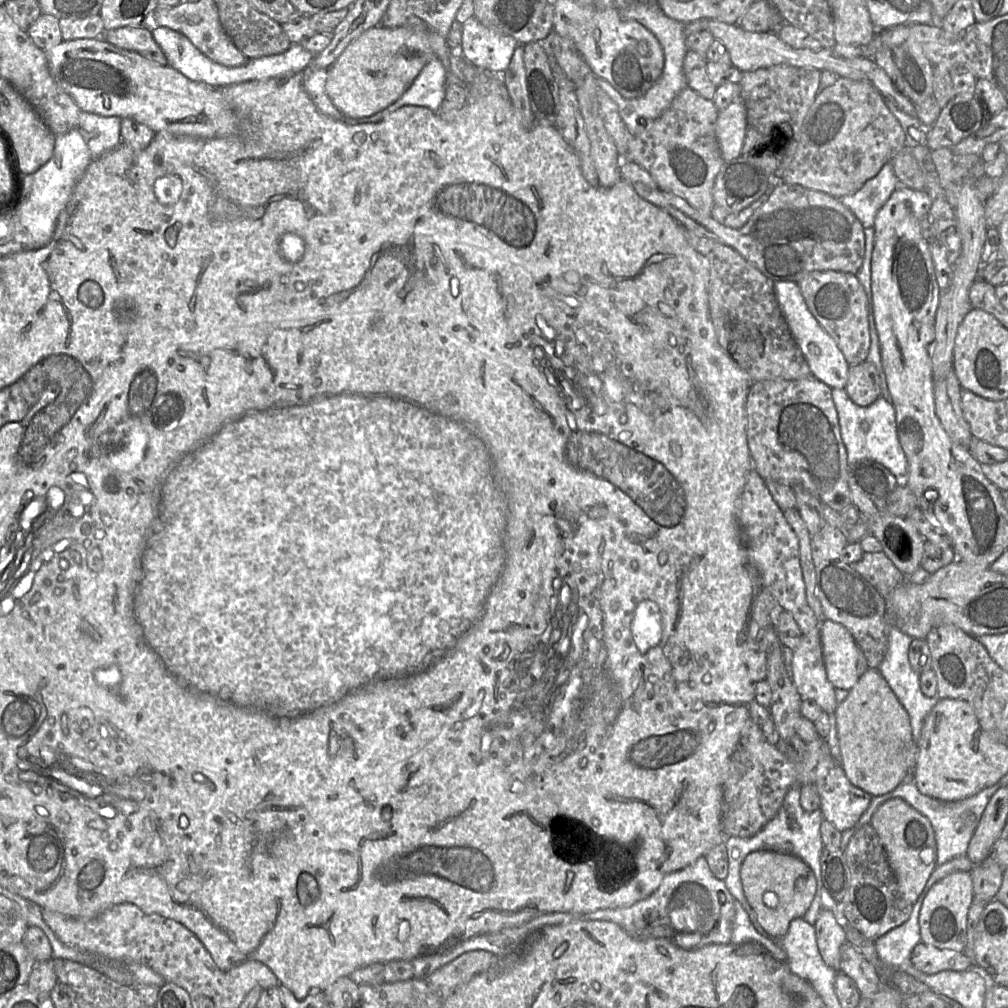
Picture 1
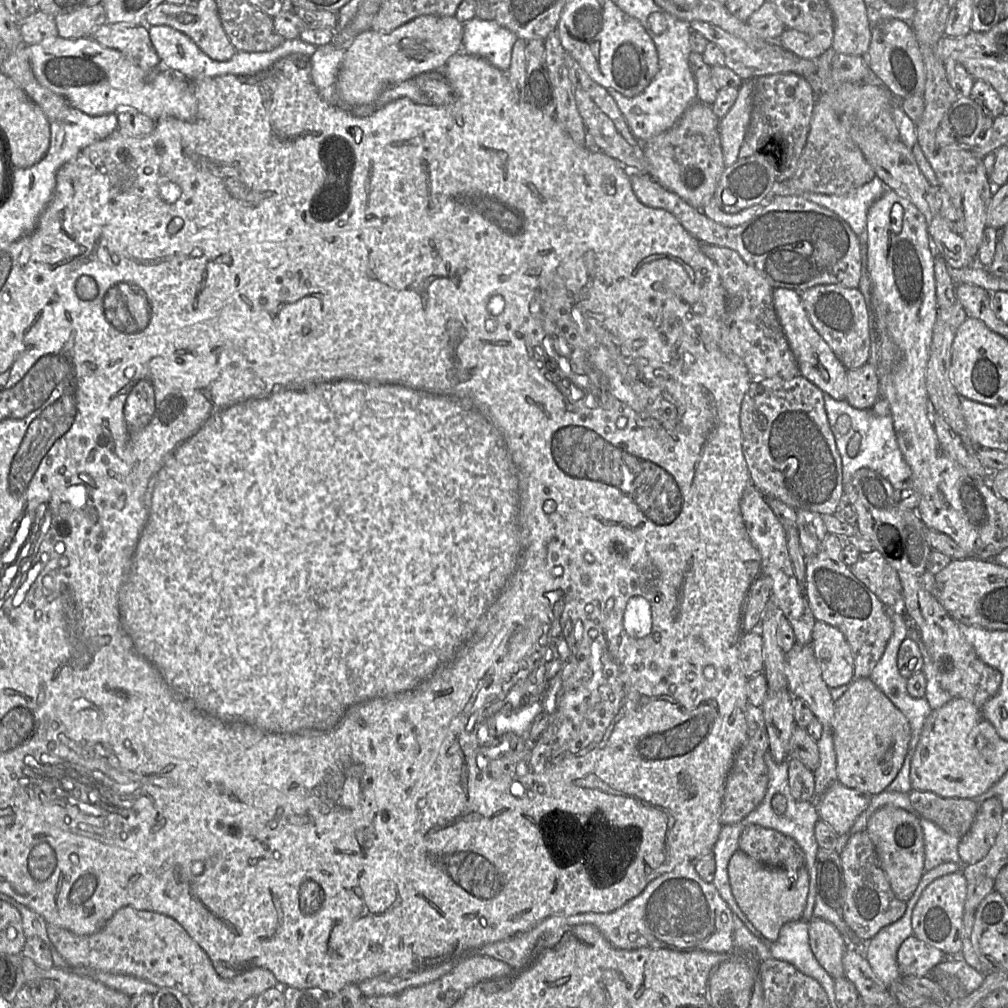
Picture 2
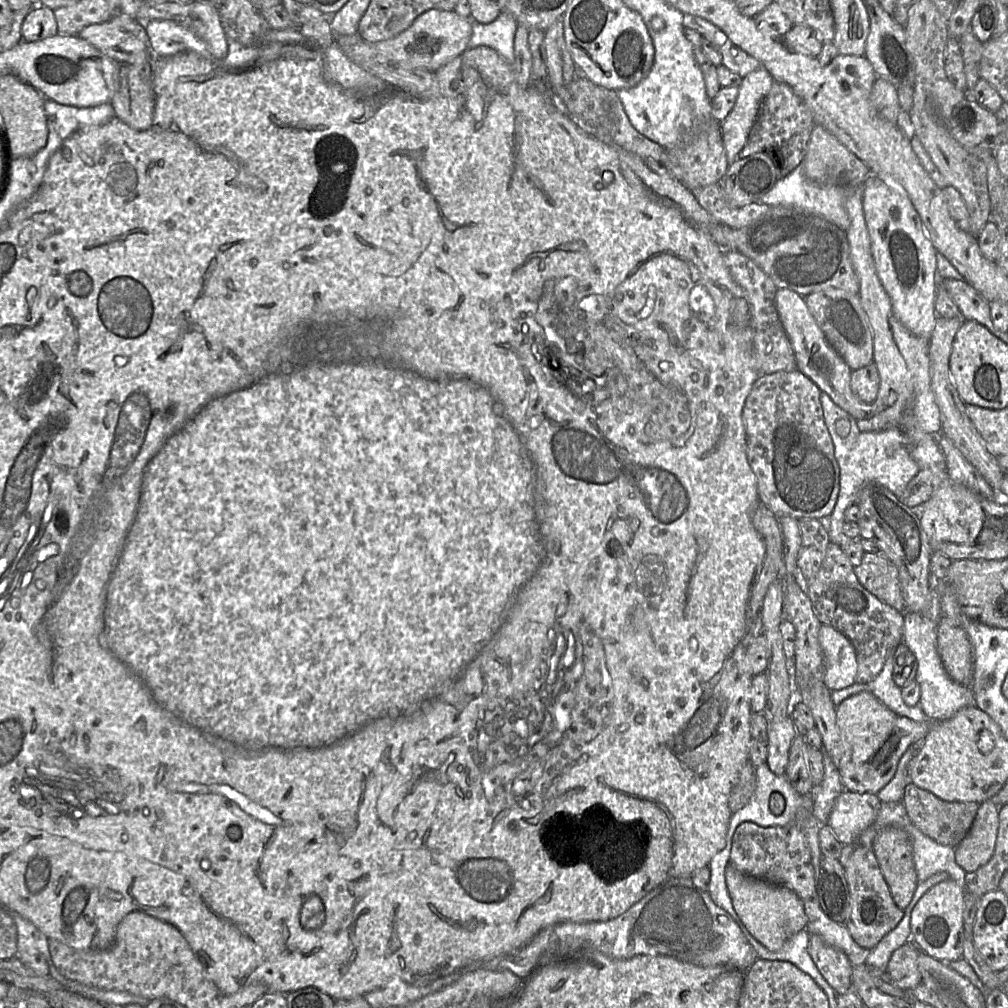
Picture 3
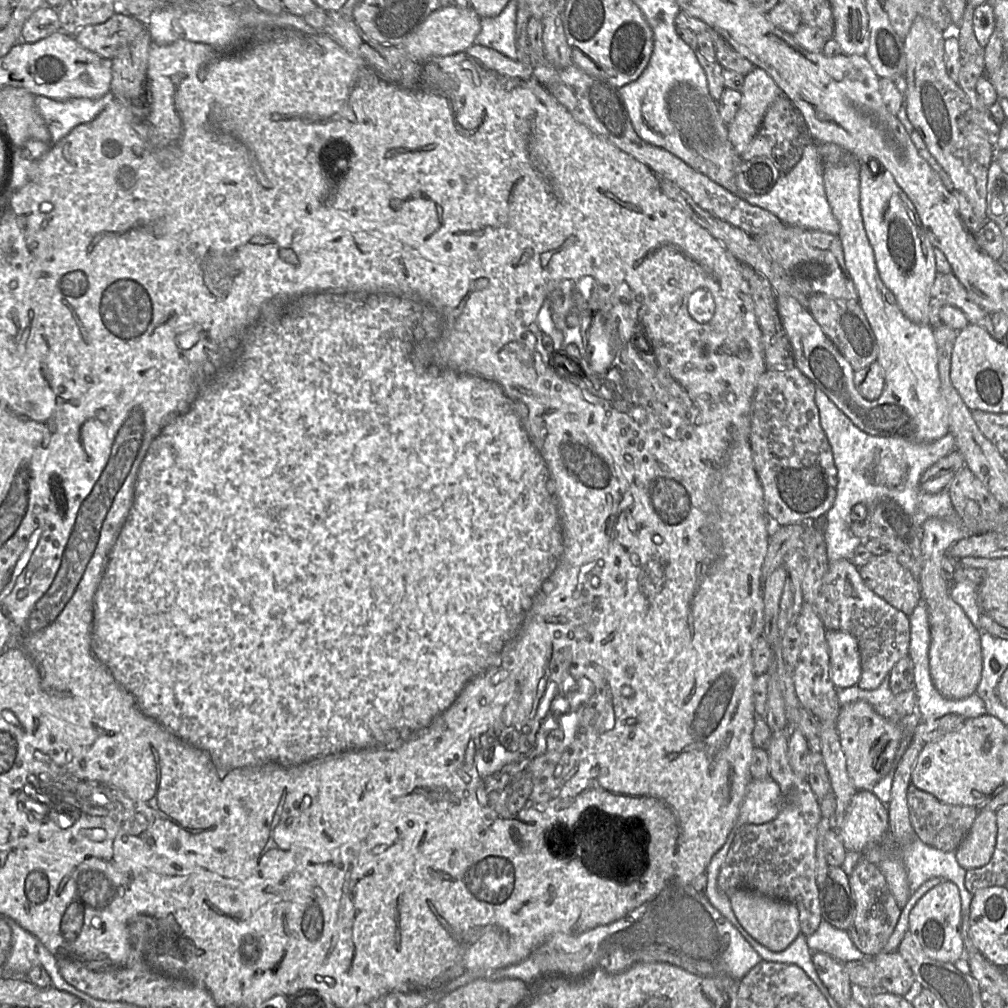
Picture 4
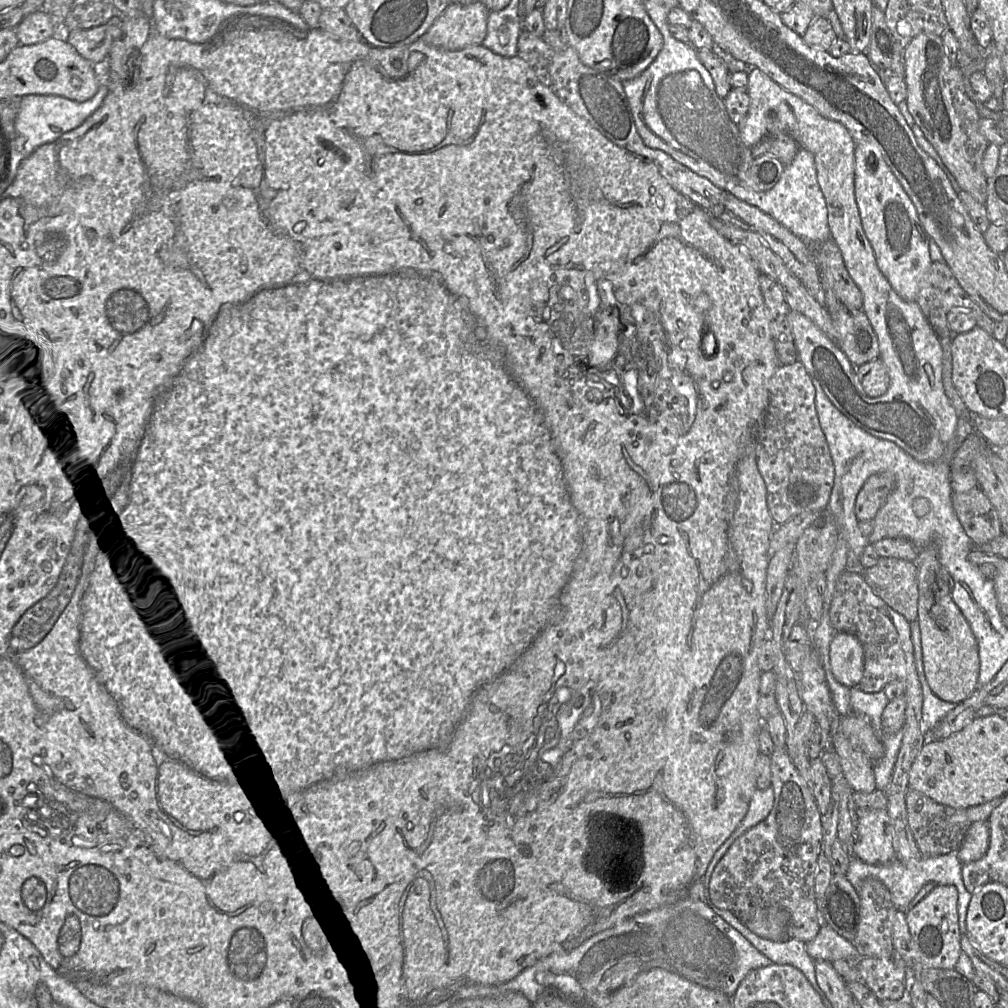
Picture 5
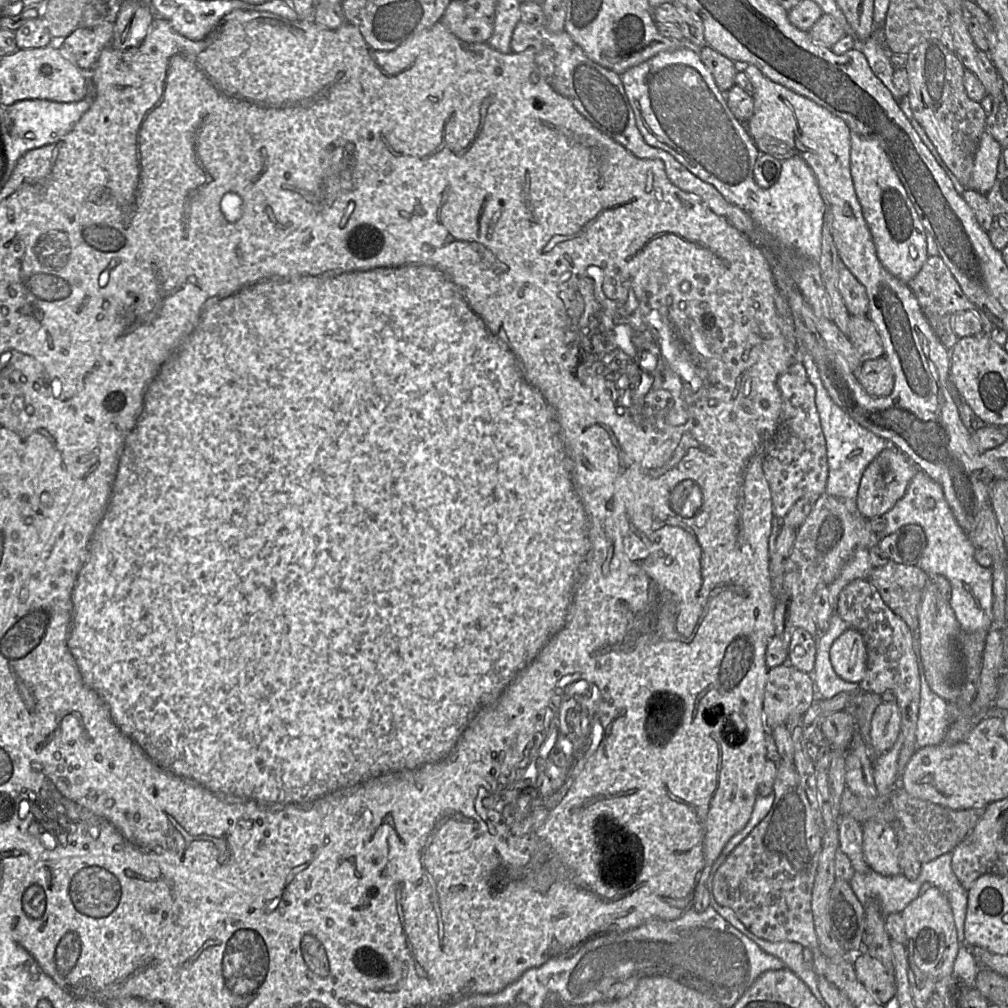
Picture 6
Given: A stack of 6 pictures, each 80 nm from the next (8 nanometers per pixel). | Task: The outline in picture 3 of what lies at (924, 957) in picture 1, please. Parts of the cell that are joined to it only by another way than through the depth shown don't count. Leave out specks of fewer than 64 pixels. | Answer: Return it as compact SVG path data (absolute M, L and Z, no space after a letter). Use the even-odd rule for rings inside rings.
M909 940L892 953L888 962L886 972L904 991L910 992L921 983L921 974L917 966L919 953L920 949Z

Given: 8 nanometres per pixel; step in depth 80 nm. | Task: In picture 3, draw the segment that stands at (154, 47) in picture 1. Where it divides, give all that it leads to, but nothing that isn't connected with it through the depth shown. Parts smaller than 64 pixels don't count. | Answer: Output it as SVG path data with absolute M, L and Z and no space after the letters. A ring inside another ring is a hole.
M128 15L85 27L78 36L121 64L141 64L152 59L145 26Z

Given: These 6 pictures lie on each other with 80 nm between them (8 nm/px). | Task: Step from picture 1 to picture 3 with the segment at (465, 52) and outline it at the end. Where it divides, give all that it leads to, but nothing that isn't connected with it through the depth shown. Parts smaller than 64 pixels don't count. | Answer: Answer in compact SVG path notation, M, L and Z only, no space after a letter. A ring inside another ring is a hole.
M501 12L497 19L489 24L473 20L468 48L490 47L512 65L515 62L514 38L517 25L515 18L508 12Z

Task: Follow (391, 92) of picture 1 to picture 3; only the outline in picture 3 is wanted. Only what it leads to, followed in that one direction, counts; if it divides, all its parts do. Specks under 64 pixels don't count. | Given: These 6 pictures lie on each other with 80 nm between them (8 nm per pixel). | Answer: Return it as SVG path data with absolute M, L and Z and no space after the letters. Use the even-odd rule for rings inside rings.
M431 9L418 16L409 28L394 38L371 42L370 46L376 50L376 59L381 63L387 63L404 70L425 69L435 72L441 66L460 55L468 48L472 34L472 19L459 16L454 11Z

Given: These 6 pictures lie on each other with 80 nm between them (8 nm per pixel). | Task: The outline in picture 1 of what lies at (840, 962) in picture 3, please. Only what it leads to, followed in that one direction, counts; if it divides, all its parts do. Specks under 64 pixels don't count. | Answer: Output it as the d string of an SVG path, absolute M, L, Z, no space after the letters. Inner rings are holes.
M821 908L814 925L818 950L824 962L840 972L840 951L847 942L845 928L832 911Z

